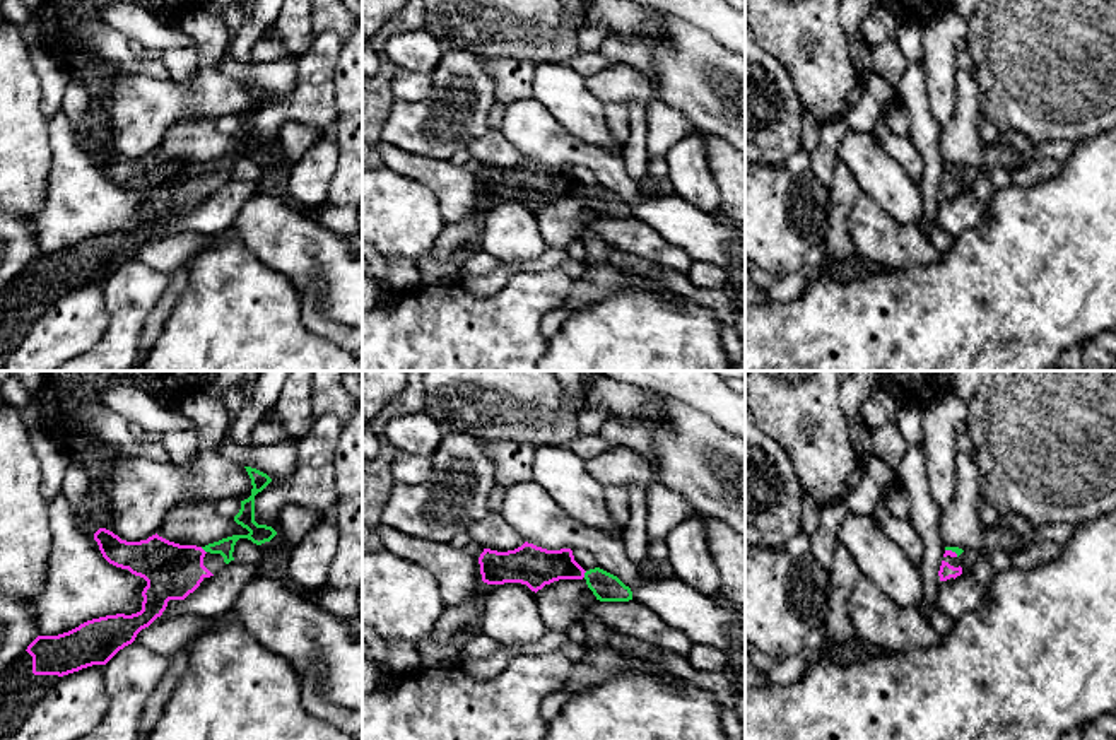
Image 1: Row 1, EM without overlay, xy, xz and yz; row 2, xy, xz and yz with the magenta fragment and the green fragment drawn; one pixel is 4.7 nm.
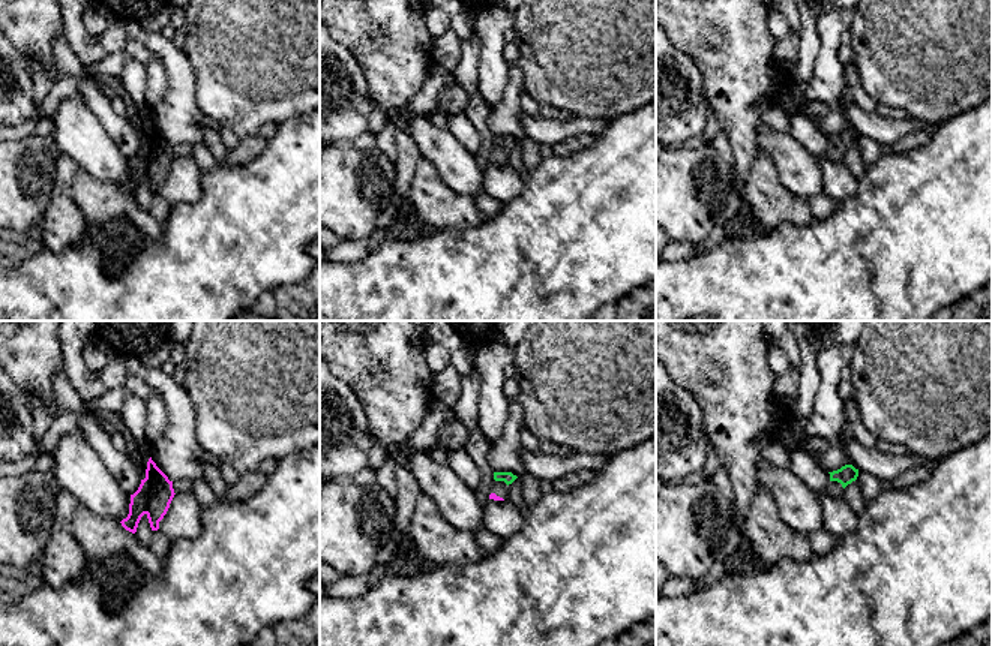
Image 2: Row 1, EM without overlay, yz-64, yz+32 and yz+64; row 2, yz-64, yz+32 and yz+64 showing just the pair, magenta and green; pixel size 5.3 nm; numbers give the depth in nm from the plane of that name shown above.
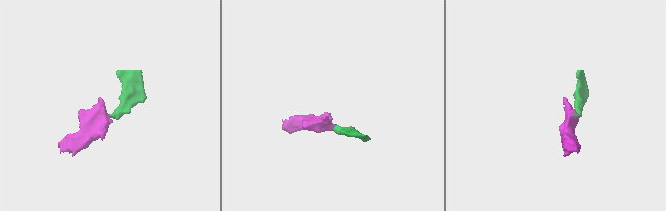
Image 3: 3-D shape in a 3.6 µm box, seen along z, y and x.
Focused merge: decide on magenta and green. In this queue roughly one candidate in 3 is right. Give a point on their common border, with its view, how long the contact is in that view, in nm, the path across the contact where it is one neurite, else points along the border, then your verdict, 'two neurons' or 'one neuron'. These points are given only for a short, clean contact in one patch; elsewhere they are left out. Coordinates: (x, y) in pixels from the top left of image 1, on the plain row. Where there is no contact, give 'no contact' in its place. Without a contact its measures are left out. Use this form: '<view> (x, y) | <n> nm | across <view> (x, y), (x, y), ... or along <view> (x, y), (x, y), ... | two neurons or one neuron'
xz (583, 192) | 40 nm | across xz (534, 183), (564, 183), (583, 192), (593, 193), (605, 204) | one neuron

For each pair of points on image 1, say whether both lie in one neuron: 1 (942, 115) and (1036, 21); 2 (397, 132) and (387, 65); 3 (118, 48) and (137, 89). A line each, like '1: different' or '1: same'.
1: different
2: different
3: different

